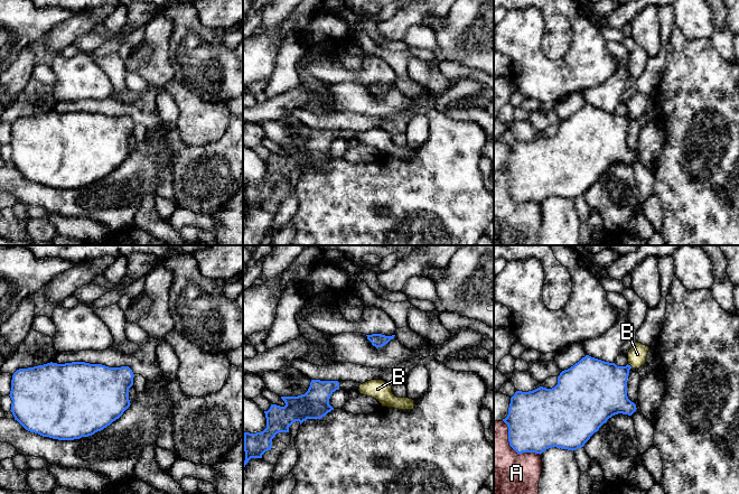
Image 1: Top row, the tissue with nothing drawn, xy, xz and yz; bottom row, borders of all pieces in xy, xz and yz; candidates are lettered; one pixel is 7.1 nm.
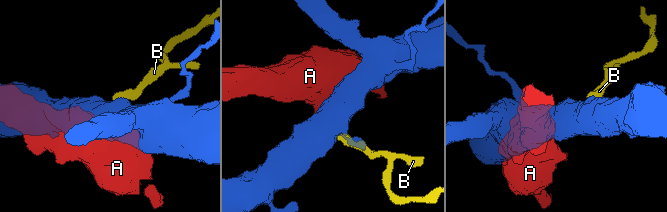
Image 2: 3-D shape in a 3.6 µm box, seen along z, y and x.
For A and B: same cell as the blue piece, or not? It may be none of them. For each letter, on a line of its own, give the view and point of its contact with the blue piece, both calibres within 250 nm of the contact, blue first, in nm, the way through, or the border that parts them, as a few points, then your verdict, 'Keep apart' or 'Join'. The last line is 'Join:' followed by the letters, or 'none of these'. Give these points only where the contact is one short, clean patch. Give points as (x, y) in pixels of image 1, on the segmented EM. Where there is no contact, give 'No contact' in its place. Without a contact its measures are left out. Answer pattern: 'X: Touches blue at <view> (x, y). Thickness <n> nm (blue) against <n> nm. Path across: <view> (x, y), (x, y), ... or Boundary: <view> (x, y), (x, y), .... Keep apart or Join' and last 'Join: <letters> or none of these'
A: Touches blue at yz (513, 448). Thickness 400 nm (blue) against 380 nm. Keep apart
B: Touches blue at yz (629, 365). Thickness 360 nm (blue) against 140 nm. Path across: yz (601, 385), (629, 365), (637, 354). Join
Join: B

